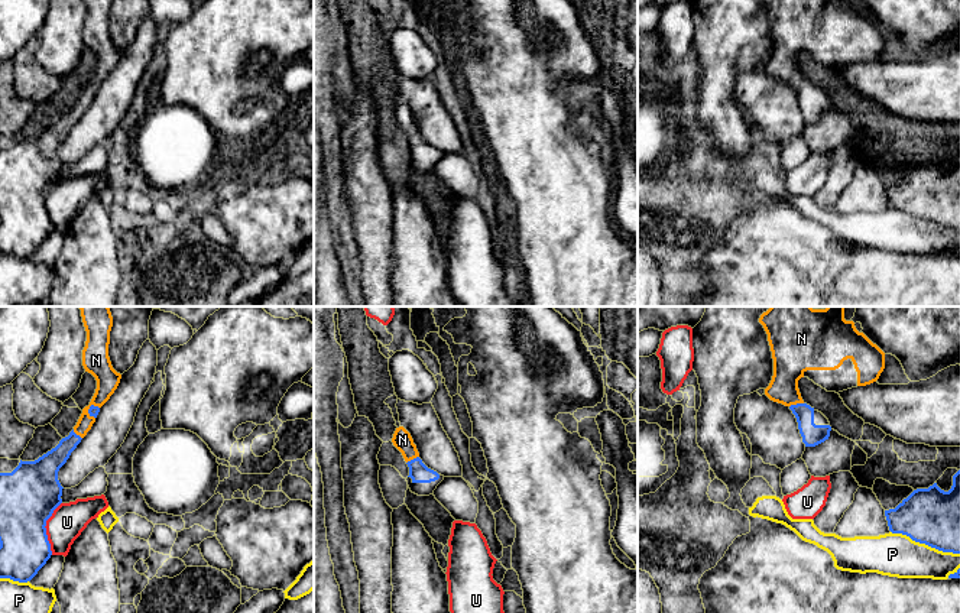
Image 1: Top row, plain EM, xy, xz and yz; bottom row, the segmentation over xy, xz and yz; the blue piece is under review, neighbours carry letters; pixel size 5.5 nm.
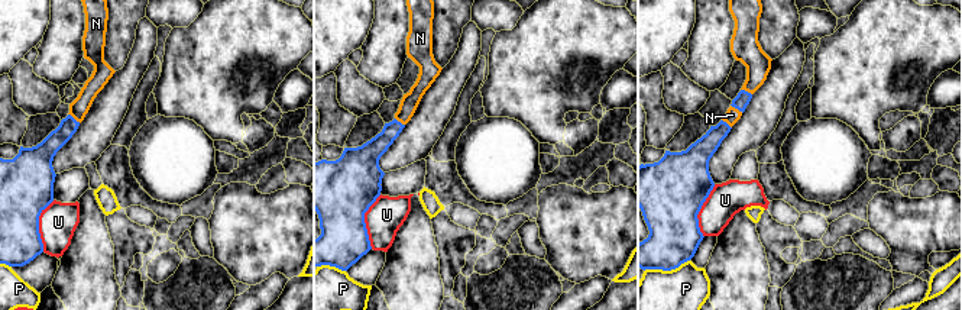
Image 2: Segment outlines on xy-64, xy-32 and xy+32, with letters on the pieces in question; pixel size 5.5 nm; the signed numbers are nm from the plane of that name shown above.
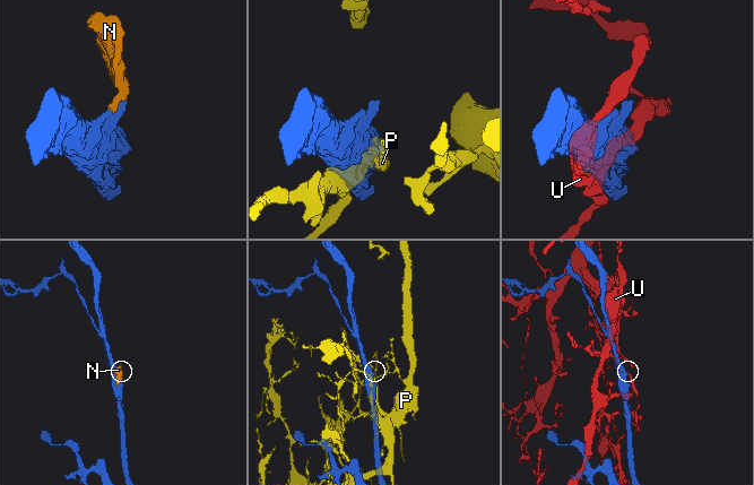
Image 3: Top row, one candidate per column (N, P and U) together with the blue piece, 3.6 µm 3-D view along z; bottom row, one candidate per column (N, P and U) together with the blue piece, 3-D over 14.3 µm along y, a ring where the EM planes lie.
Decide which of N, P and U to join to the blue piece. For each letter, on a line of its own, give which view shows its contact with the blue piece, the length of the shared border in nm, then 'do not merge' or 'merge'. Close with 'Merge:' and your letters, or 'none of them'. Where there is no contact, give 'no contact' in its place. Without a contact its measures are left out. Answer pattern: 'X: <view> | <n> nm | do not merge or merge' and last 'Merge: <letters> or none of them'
N: yz | 80 nm | merge
P: yz | 400 nm | do not merge
U: xy | 300 nm | do not merge
Merge: N

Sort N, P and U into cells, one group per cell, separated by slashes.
N / P / U

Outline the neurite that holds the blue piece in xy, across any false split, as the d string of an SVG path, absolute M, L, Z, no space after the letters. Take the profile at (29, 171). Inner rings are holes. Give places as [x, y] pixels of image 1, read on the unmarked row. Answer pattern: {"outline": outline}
{"outline": "M84 0L87 17L82 26L82 42L97 56L95 69L88 82L59 120L35 137L22 137L12 149L0 149L0 254L19 259L30 257L51 234L51 220L46 211L46 197L62 179L62 162L58 156L59 145L67 139L71 129L91 106L100 84L117 65L121 51L117 49L108 33L110 7L113 0Z"}

